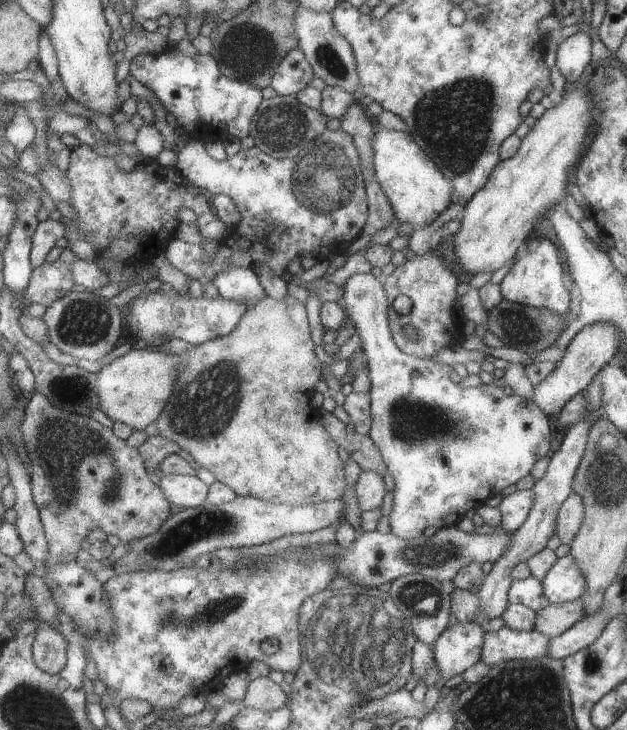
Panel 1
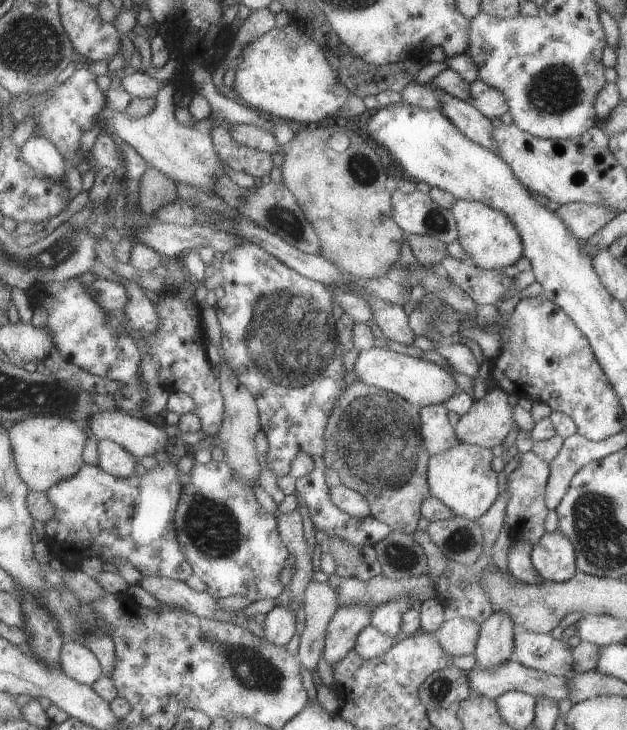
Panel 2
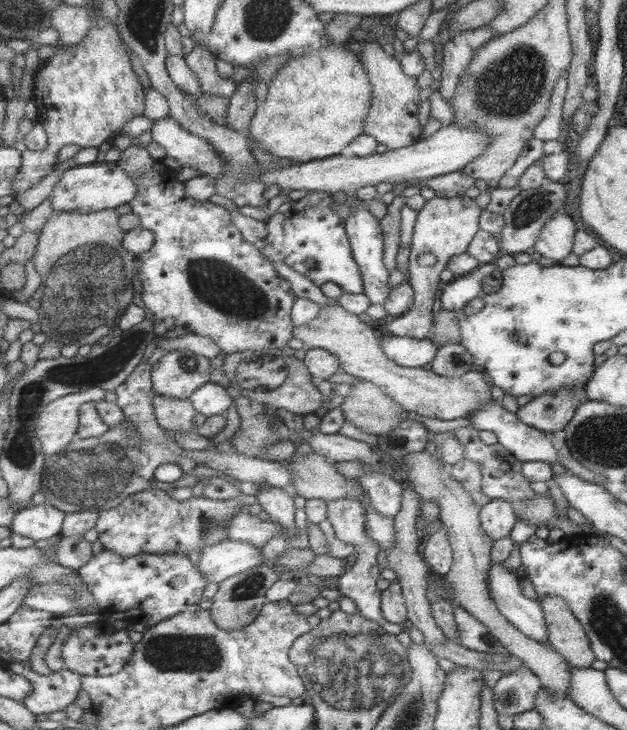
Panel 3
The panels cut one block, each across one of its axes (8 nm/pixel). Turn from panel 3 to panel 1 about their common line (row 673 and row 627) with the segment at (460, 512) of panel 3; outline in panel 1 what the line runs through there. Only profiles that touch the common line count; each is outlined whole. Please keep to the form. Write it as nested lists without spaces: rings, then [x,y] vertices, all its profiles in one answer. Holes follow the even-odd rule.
[[[576,599],[559,605],[548,604],[535,613],[532,631],[545,637],[557,637],[583,618],[580,600]]]

